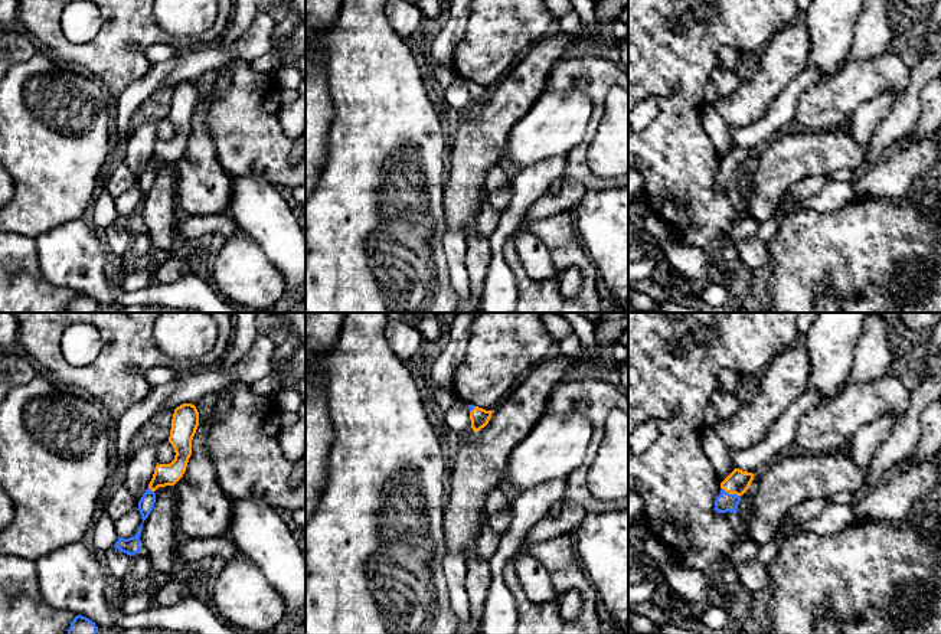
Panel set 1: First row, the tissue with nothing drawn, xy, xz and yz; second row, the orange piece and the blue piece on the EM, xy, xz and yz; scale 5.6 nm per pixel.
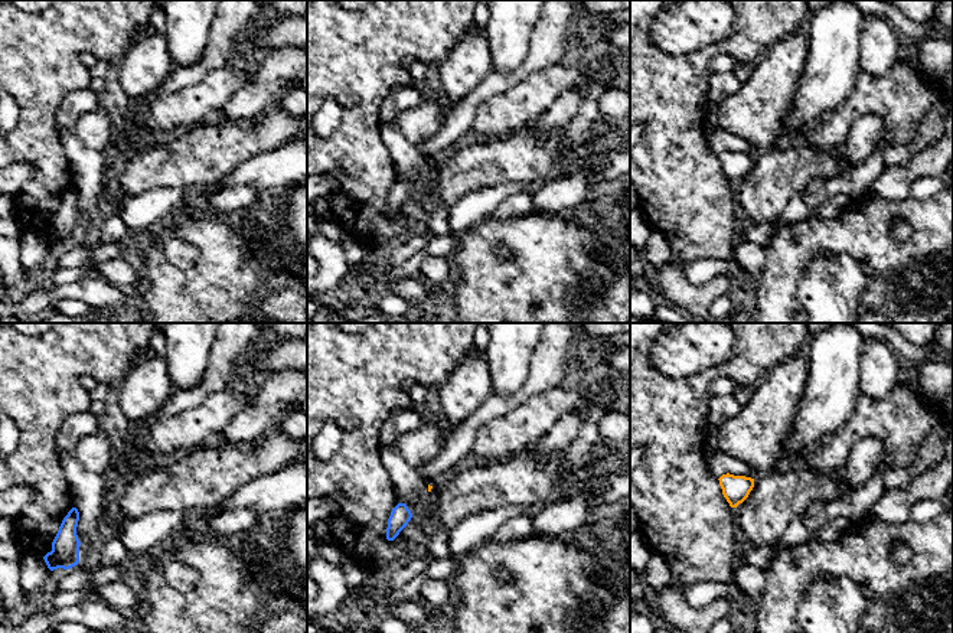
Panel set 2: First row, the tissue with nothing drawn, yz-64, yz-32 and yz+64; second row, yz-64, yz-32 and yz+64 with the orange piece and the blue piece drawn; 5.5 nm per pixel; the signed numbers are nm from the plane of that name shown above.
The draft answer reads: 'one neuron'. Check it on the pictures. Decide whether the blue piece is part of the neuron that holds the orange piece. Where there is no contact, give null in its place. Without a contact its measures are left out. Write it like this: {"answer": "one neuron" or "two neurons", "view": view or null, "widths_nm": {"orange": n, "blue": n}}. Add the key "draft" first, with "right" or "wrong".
{"draft": "right", "answer": "one neuron", "view": "yz", "widths_nm": {"orange": 140, "blue": 110}}

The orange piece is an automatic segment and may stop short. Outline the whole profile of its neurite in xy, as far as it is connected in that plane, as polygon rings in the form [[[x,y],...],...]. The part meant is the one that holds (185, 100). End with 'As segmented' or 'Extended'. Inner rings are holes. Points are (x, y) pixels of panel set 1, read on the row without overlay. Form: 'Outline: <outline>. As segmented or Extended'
Outline: [[[183,81],[174,86],[169,120],[174,125],[174,137],[170,141],[159,141],[154,146],[148,166],[138,179],[138,187],[144,197],[151,190],[159,164],[174,163],[184,151],[192,133],[192,117],[199,104],[199,89],[195,82]]]. Extended

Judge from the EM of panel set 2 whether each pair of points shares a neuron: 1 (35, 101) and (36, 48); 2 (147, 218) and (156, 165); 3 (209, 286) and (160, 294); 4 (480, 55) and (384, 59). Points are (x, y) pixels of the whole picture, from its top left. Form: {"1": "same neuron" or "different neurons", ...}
{"1": "same neuron", "2": "different neurons", "3": "same neuron", "4": "different neurons"}

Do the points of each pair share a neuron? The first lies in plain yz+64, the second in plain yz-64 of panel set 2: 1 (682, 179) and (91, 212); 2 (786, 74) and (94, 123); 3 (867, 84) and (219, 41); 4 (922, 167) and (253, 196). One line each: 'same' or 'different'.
1: different
2: same
3: different
4: same

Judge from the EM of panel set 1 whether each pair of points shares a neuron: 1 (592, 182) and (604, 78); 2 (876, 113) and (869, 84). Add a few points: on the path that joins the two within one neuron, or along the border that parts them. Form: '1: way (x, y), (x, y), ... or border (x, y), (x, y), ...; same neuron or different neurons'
1: way (581, 156), (598, 104); same neuron
2: border (897, 92), (881, 90), (863, 101), (848, 121); different neurons

